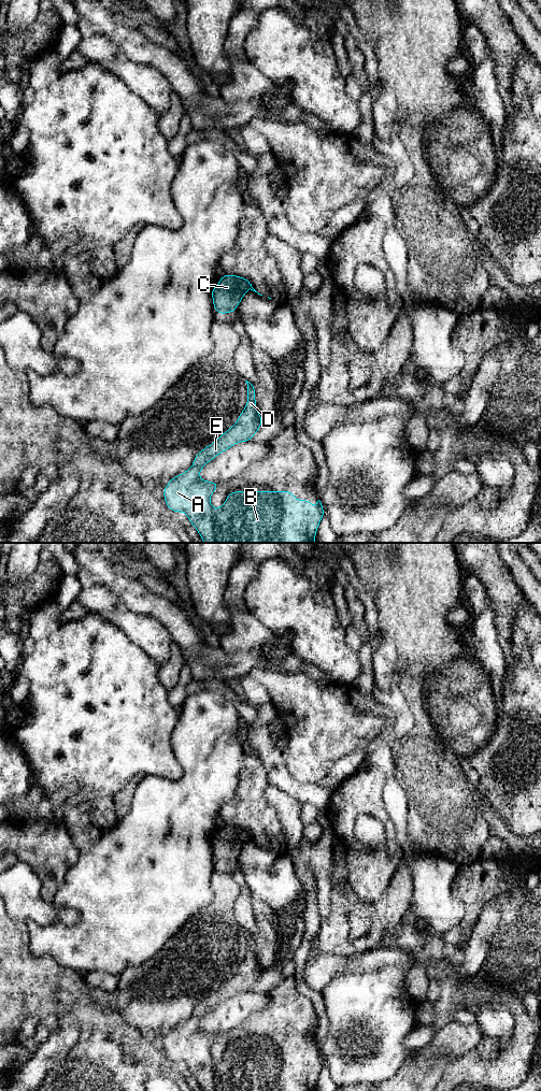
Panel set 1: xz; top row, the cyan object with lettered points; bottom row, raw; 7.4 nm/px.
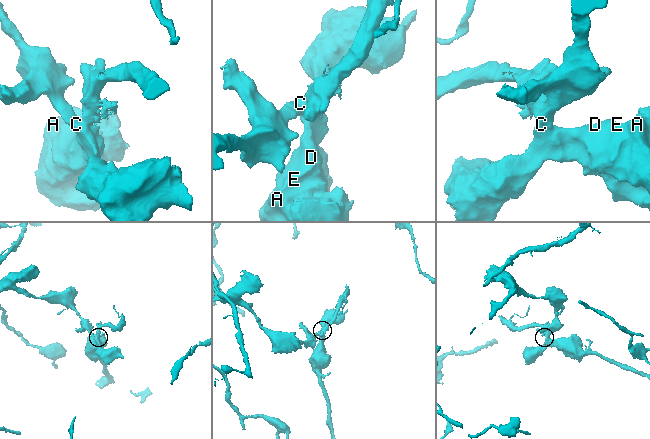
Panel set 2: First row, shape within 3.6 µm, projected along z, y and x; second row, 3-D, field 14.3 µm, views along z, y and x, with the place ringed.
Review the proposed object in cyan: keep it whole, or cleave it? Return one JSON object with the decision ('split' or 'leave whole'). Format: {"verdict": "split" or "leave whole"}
{"verdict": "split"}

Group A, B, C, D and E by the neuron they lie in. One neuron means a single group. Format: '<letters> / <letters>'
A B D E / C

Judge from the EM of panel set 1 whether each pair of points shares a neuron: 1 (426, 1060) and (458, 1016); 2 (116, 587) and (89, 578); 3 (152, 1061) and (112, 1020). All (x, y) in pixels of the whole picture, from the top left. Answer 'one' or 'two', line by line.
1: two
2: one
3: one

